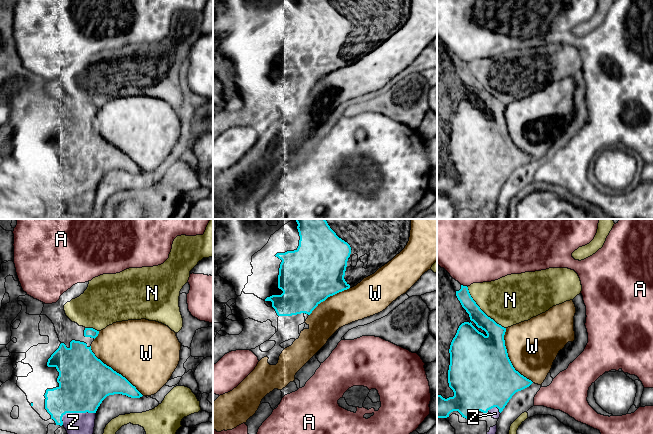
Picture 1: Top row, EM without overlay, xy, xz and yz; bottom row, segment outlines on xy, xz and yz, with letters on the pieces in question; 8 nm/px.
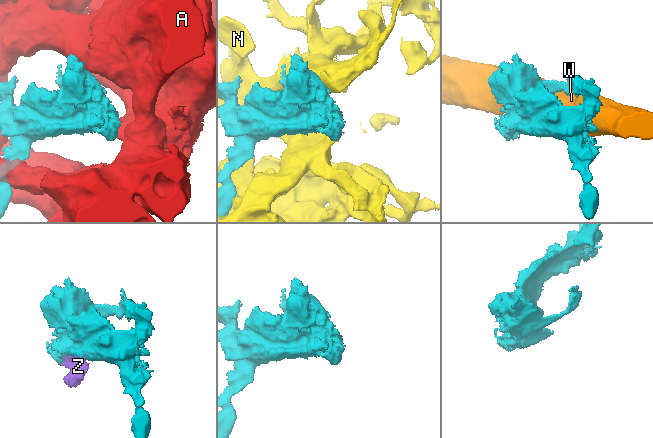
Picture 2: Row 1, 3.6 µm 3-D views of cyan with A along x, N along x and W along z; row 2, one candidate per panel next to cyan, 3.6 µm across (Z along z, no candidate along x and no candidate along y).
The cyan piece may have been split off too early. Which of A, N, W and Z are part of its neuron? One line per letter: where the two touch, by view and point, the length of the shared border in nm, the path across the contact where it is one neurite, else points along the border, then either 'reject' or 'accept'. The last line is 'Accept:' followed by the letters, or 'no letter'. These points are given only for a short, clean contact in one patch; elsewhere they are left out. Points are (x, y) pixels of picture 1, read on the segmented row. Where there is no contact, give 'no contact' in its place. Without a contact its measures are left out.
A: meets cyan in yz at (464, 286); contact 60 nm long; border along yz (461, 284), (467, 287); reject
N: meets cyan in yz at (481, 310); contact 460 nm long; reject
W: meets cyan in yz at (508, 358); contact 500 nm long; reject
Z: meets cyan in xy at (75, 412); contact 280 nm long; accept
Accept: Z

